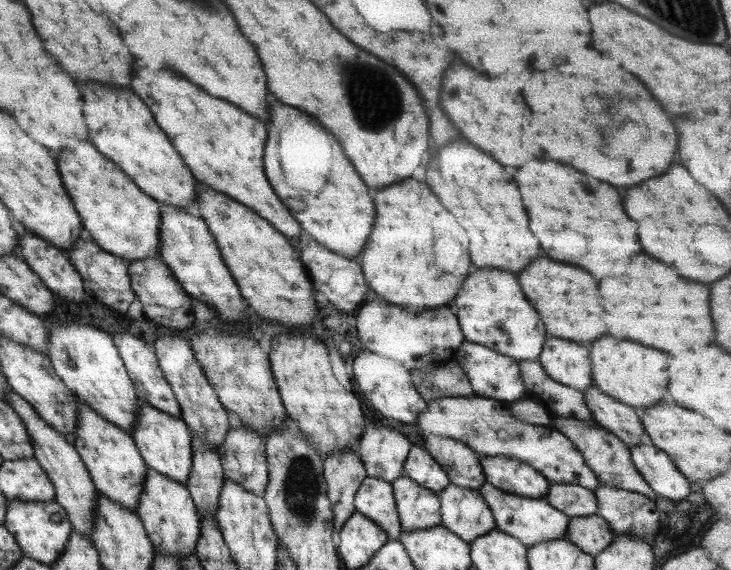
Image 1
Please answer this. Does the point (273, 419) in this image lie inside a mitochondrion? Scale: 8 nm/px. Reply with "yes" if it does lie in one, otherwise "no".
no

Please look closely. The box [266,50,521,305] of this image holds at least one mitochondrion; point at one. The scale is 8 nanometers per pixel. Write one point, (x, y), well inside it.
(374, 103)

